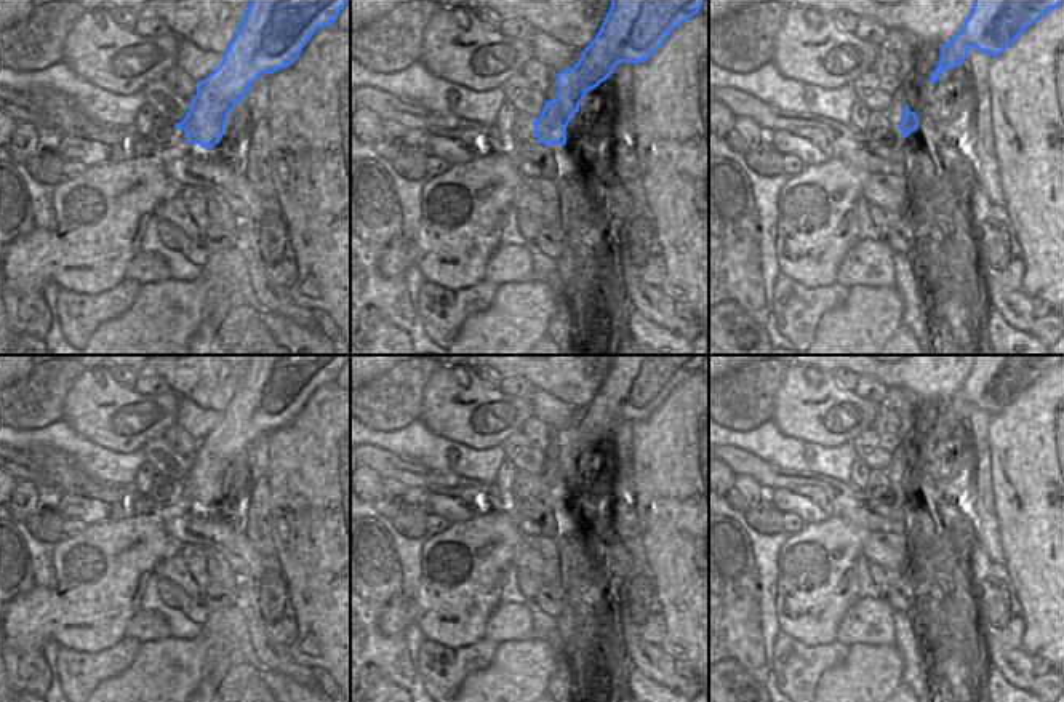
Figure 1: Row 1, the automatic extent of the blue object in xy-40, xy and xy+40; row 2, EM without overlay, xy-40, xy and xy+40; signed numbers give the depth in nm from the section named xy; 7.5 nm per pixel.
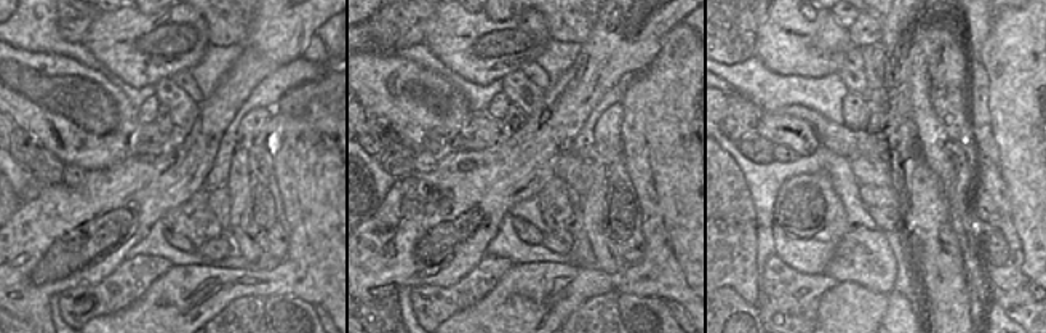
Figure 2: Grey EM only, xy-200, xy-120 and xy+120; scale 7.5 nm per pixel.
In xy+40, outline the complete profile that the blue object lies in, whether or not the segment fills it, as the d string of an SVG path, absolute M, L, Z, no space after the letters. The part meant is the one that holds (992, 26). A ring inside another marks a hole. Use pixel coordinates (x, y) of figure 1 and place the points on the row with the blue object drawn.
M974 0L965 24L942 45L930 82L934 85L946 69L962 66L971 48L992 58L1002 54L1027 27L1059 5L1062 0Z

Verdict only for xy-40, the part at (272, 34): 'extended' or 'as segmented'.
extended

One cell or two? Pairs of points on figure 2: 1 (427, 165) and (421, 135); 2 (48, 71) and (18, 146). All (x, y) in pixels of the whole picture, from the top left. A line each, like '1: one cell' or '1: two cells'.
1: two cells
2: two cells

